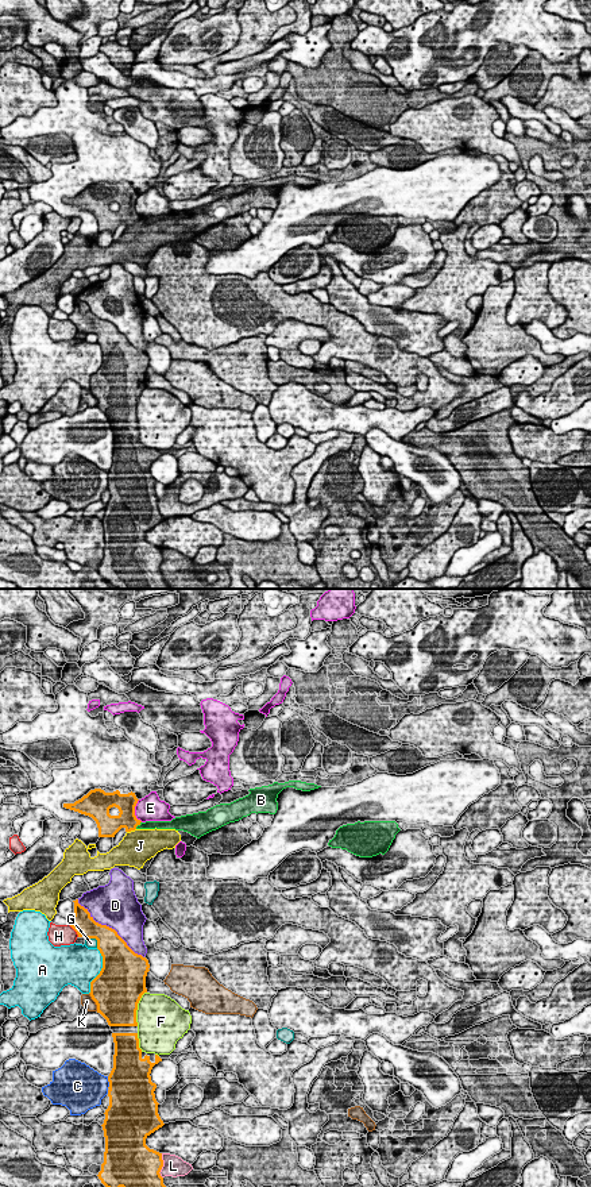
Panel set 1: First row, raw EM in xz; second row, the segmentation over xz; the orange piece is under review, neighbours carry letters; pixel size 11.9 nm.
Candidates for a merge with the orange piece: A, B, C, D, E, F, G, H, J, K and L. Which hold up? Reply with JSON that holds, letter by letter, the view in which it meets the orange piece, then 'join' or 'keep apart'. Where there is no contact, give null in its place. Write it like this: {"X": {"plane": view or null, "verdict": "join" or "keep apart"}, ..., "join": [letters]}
{"A": {"plane": "xz", "verdict": "keep apart"}, "B": {"plane": "xz", "verdict": "keep apart"}, "C": {"plane": "xz", "verdict": "keep apart"}, "D": {"plane": "xz", "verdict": "keep apart"}, "E": {"plane": "xz", "verdict": "keep apart"}, "F": {"plane": "xz", "verdict": "keep apart"}, "G": {"plane": "xz", "verdict": "keep apart"}, "H": {"plane": "xz", "verdict": "keep apart"}, "J": {"plane": "xz", "verdict": "keep apart"}, "K": {"plane": "xz", "verdict": "keep apart"}, "L": {"plane": "xz", "verdict": "keep apart"}, "join": []}

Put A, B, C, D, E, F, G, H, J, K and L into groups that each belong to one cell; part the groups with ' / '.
A / B J / C / D / E / F / G / H / K / L

